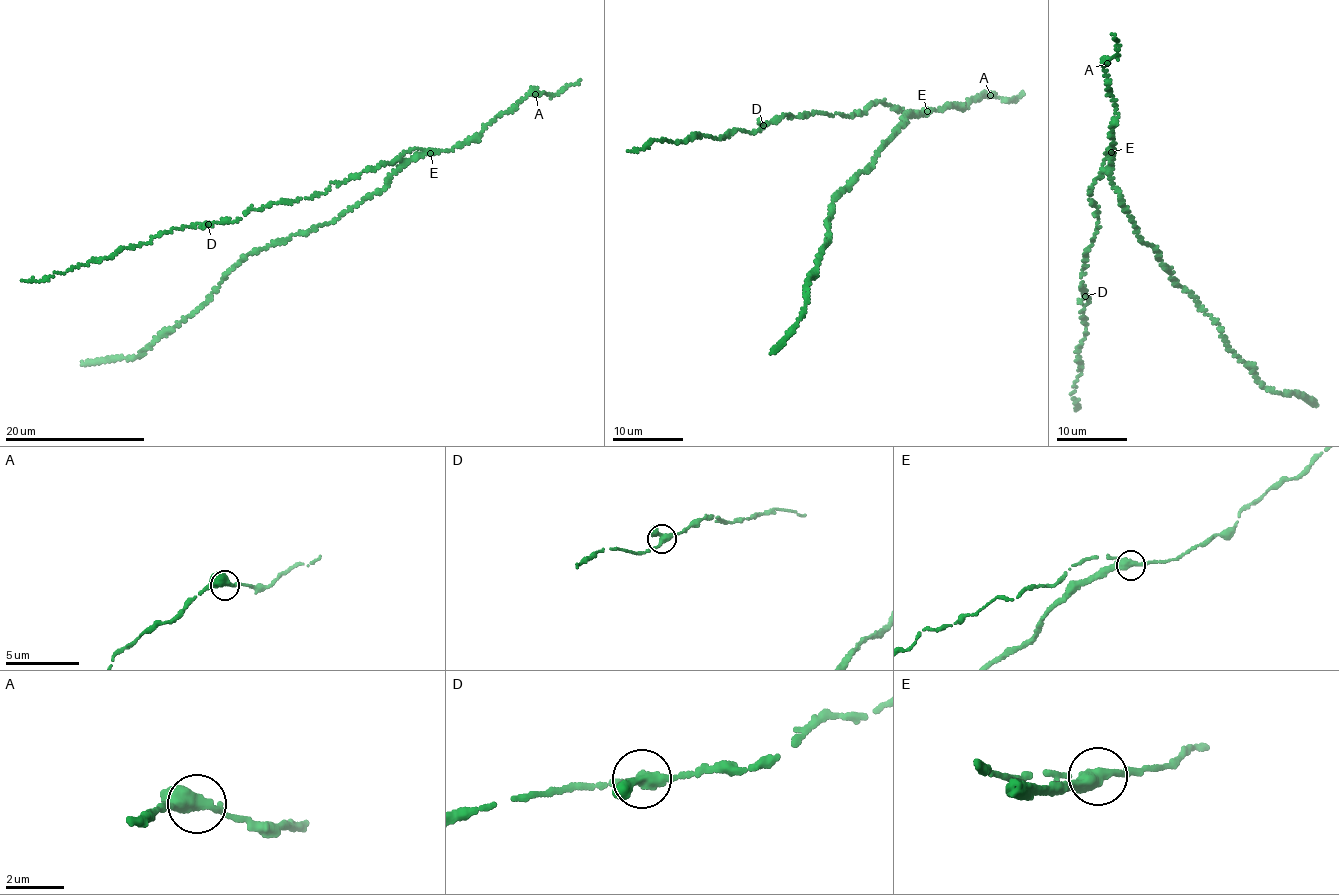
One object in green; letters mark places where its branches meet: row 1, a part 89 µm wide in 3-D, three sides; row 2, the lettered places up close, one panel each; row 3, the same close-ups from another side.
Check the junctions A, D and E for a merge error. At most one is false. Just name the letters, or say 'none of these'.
E

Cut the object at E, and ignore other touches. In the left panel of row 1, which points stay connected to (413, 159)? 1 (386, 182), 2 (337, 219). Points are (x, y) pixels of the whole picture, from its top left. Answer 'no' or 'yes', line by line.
1: yes
2: yes

